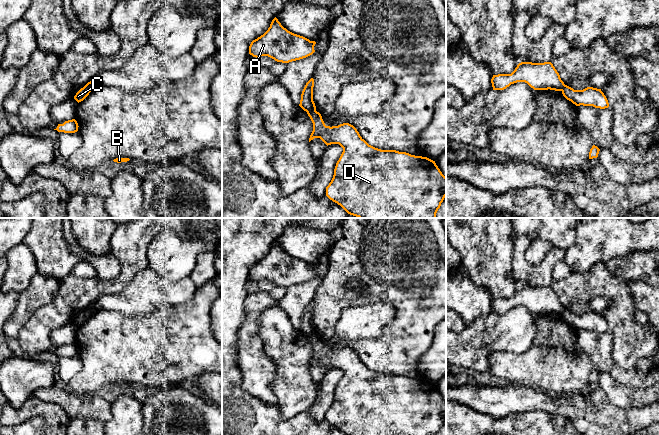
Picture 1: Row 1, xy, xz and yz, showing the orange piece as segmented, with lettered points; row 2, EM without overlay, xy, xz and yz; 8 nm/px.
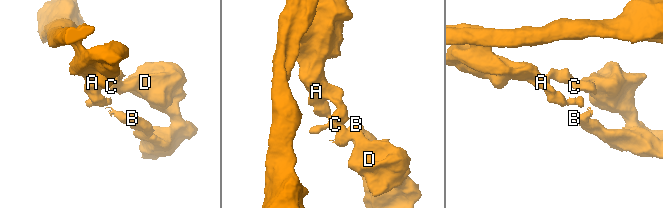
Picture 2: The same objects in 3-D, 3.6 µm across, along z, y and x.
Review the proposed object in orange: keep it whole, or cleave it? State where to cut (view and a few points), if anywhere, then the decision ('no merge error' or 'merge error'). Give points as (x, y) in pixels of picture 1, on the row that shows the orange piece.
cut xz (315, 110), (307, 112); merge error

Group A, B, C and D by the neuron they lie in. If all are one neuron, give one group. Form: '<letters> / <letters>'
A / B C D

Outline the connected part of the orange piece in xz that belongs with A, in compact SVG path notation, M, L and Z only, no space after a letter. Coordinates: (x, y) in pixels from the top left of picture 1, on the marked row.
M275 17L268 30L253 40L249 54L257 59L268 56L277 62L289 63L312 55L316 42L284 28Z

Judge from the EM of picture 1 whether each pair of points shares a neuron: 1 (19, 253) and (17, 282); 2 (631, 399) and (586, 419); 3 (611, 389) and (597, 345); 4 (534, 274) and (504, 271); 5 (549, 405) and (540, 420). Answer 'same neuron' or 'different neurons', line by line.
1: same neuron
2: different neurons
3: different neurons
4: different neurons
5: different neurons

